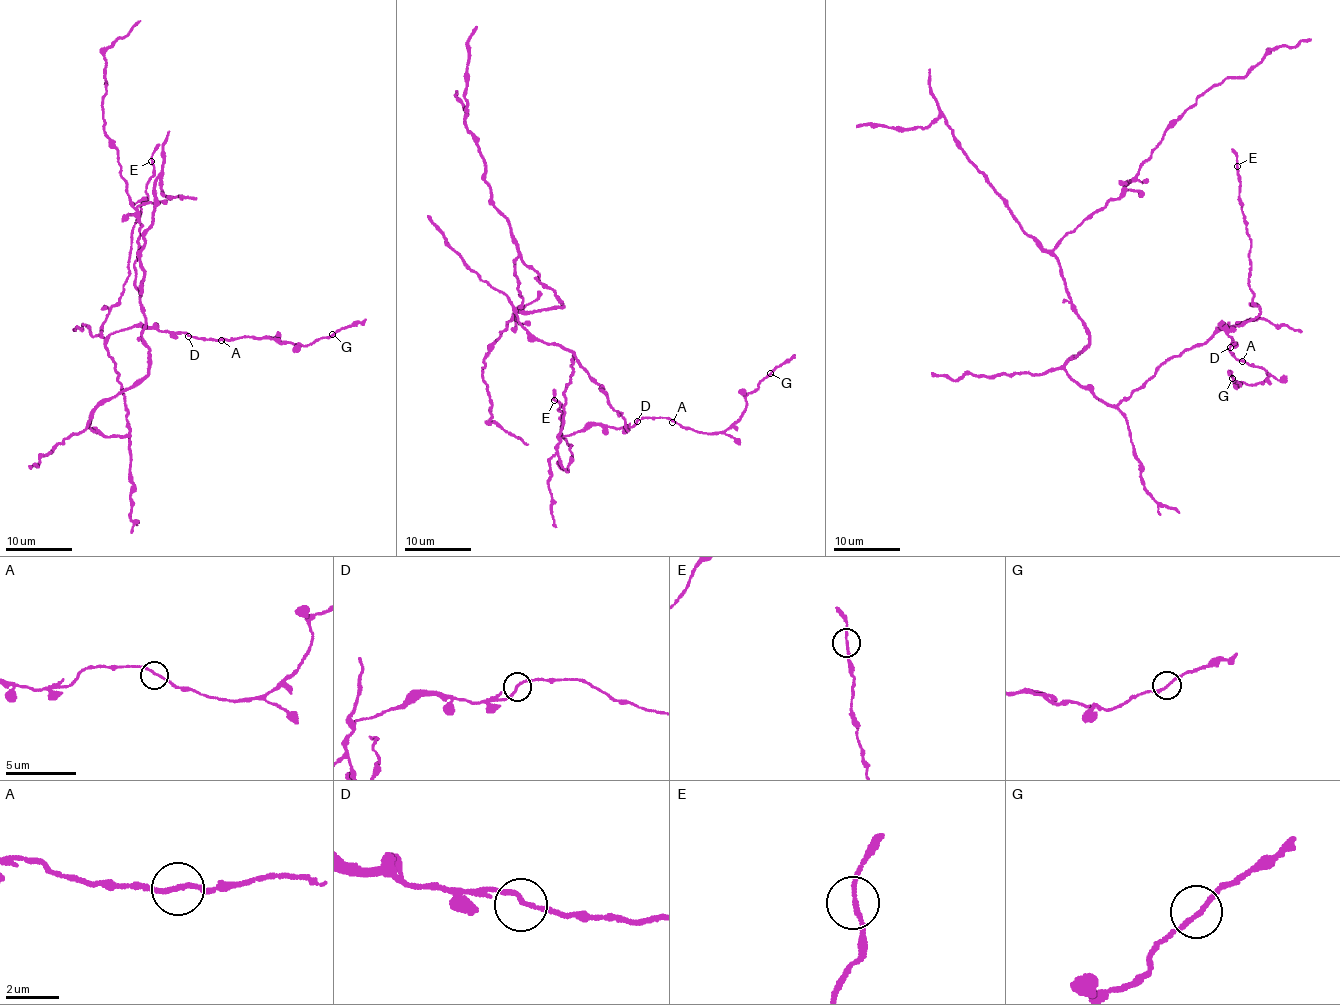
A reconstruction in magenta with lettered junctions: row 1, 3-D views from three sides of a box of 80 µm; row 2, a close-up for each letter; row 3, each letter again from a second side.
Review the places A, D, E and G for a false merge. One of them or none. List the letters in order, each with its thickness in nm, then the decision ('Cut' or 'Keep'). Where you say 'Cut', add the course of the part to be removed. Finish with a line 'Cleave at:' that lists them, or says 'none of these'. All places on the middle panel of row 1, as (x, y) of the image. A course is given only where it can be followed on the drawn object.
A: Thickness 160 nm. Keep
D: Thickness 170 nm. Keep
E: Thickness 160 nm. Keep
G: Thickness 170 nm. Keep
Cleave at: none of these

